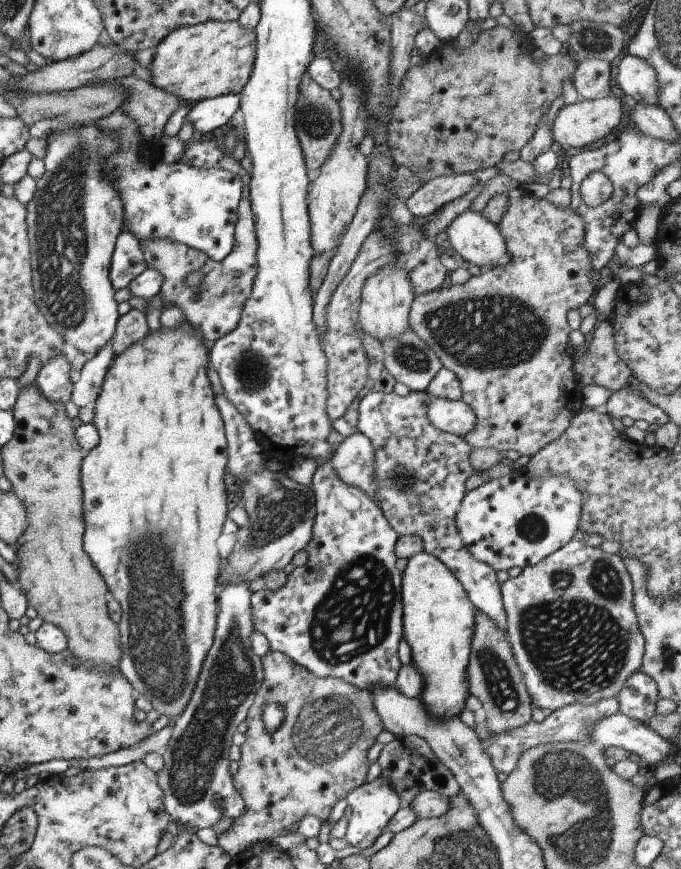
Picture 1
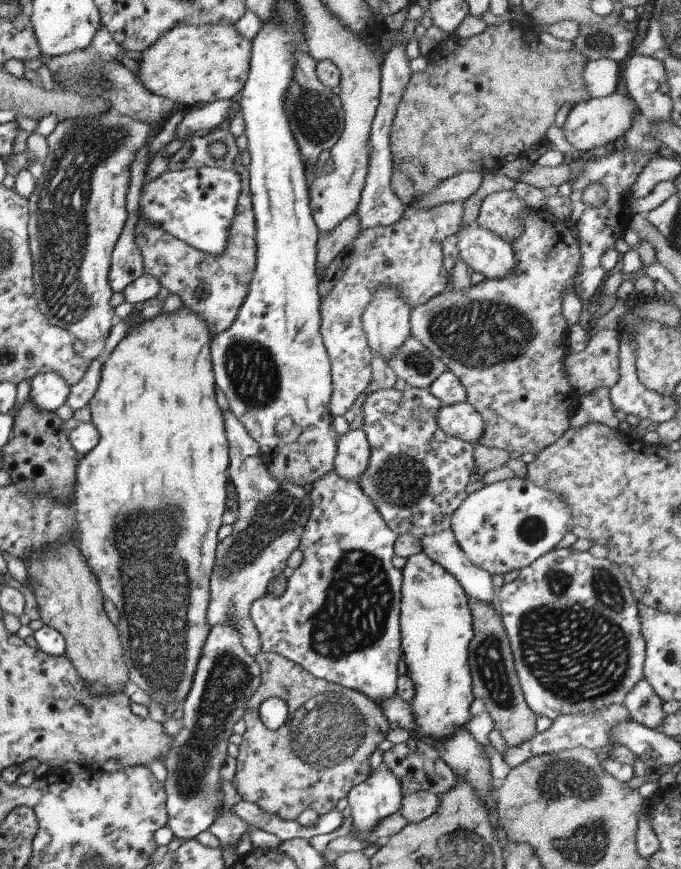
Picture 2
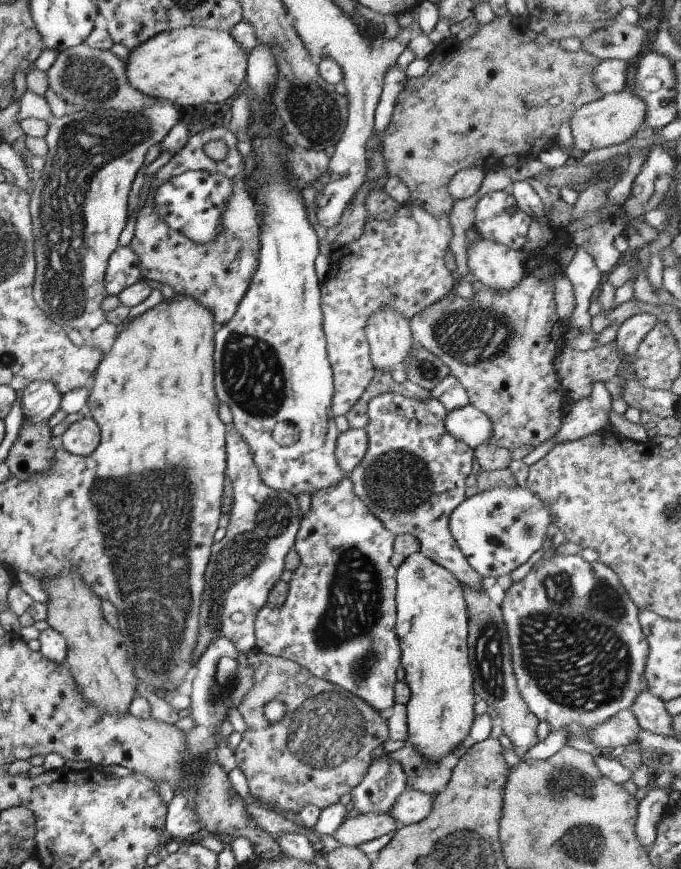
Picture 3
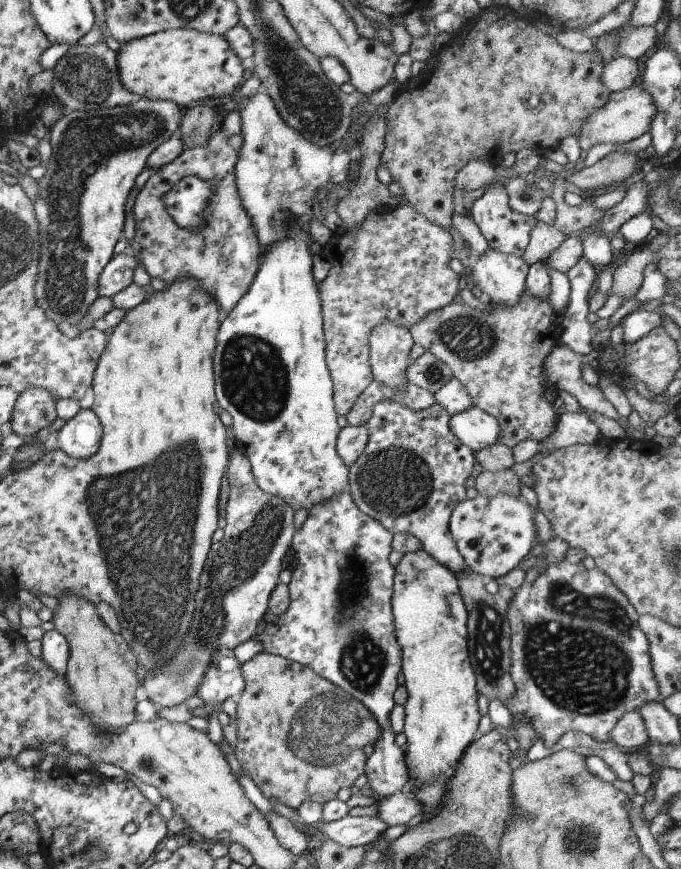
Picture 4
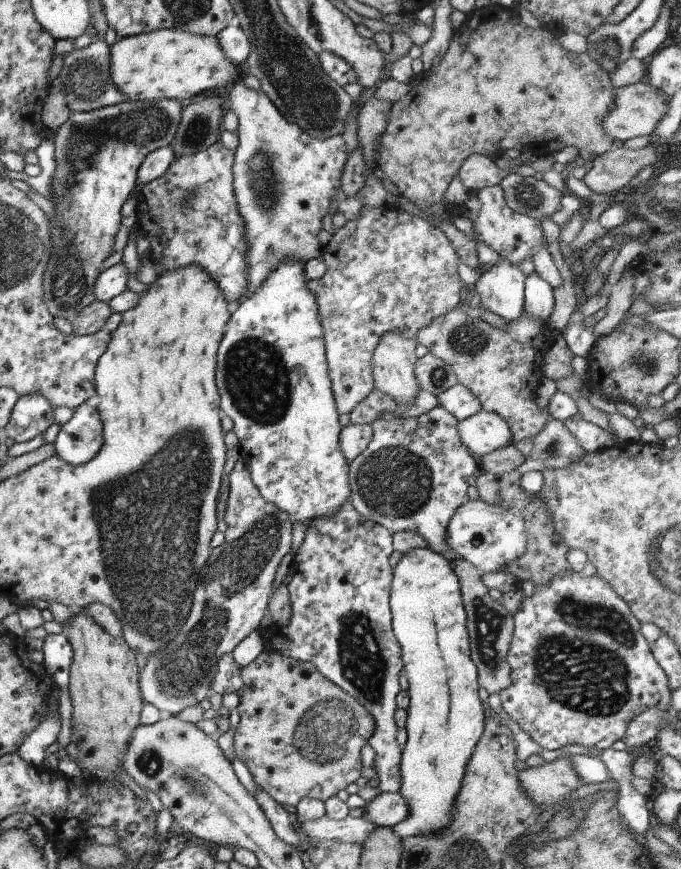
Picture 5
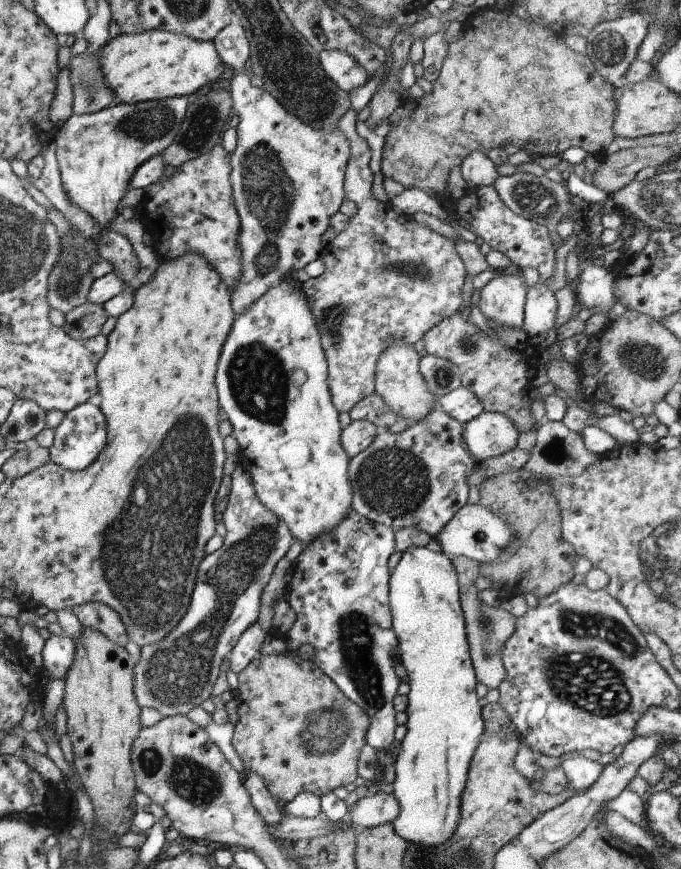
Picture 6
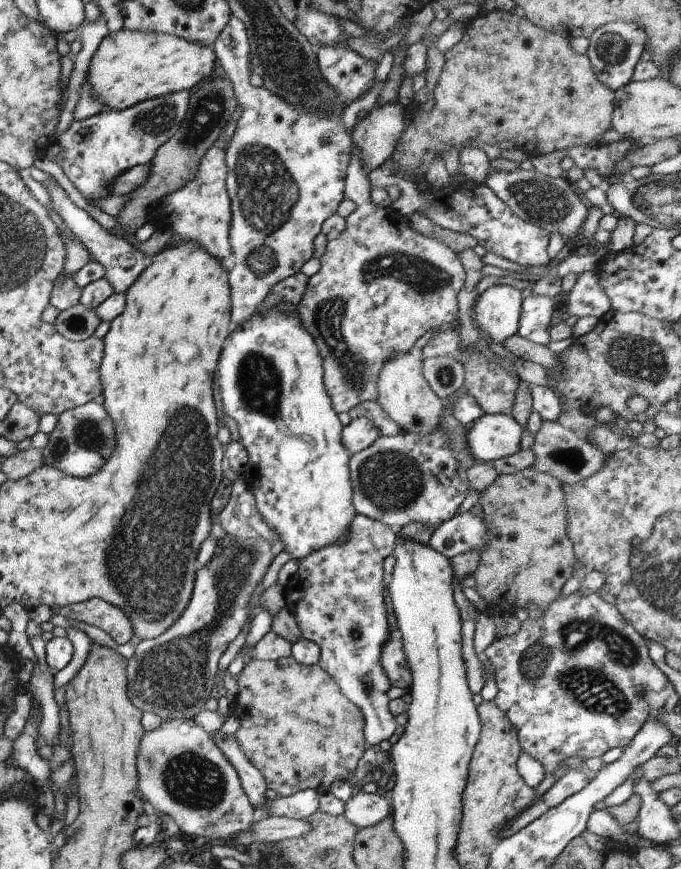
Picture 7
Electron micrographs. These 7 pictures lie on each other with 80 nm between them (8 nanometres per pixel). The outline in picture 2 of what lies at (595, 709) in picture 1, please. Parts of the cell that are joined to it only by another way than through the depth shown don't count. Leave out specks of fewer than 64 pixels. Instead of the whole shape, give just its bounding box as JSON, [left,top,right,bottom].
[503,705,629,766]

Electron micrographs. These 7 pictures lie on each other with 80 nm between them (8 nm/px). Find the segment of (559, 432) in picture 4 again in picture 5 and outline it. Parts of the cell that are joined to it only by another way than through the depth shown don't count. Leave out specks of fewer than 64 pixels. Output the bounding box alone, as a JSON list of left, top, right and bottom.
[563,418,615,453]

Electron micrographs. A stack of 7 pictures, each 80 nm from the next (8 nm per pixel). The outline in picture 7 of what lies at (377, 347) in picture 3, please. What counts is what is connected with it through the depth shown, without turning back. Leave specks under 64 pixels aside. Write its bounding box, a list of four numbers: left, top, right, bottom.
[376,351,444,437]

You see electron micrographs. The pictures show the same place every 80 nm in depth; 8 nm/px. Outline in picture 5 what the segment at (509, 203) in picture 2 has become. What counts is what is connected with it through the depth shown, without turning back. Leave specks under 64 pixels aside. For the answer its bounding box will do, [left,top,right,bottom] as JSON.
[463,185,561,288]

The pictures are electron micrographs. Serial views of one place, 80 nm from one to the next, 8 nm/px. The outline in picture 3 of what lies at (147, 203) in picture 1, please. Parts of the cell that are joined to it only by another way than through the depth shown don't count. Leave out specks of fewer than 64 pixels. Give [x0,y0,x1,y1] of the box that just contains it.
[153,171,233,246]

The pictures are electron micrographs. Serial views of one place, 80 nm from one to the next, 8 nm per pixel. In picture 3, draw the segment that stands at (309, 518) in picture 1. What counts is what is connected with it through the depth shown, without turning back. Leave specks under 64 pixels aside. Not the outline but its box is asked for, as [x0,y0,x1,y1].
[193,425,303,660]

